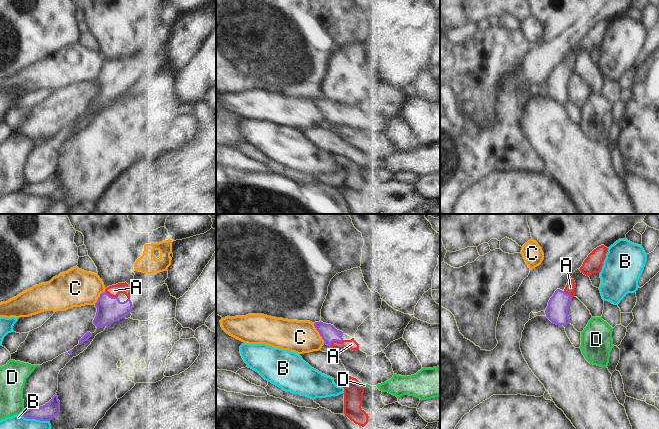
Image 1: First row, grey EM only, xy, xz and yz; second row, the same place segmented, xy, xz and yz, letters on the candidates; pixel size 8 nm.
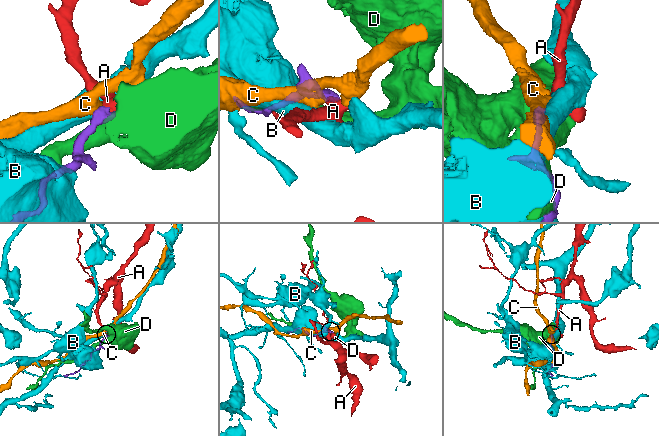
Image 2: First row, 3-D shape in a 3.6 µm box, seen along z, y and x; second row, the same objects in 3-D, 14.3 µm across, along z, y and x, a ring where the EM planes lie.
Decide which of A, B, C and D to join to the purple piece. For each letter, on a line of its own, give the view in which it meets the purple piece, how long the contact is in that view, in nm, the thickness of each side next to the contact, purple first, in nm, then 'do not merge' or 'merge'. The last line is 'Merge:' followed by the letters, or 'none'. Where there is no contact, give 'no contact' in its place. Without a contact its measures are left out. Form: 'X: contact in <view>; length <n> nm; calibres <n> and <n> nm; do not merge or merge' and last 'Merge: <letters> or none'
A: contact in xz; length 130 nm; calibres 140 and 80 nm; merge
B: contact in xy; length 240 nm; calibres 130 and 110 nm; do not merge
C: contact in xz; length 190 nm; calibres 140 and 260 nm; do not merge
D: contact in xy; length 50 nm; calibres 130 and 200 nm; do not merge
Merge: A

